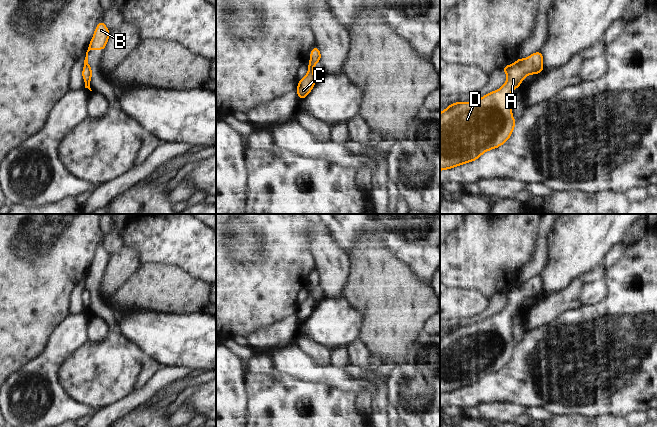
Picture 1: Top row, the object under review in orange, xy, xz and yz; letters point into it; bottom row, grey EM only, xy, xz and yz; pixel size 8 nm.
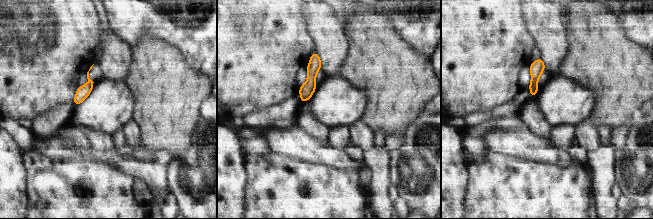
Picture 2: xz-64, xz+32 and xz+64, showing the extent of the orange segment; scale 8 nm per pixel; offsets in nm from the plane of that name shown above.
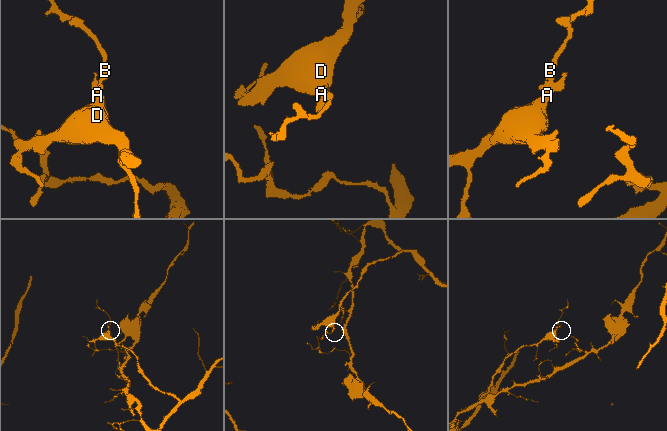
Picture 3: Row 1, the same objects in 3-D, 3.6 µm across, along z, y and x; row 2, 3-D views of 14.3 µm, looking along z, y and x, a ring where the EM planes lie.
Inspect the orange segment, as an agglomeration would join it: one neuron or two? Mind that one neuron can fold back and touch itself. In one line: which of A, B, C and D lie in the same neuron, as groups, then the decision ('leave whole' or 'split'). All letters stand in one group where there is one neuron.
A C D / B; split

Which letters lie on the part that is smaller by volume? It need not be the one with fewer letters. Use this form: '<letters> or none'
B.

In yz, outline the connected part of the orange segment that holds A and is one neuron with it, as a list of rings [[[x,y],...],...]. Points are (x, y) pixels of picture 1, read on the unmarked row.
[[[541,274],[528,280],[522,288],[505,289],[501,293],[507,298],[505,308],[496,315],[489,316],[473,326],[455,326],[448,329],[440,337],[440,395],[451,393],[462,388],[477,384],[488,374],[493,374],[507,366],[514,354],[516,344],[513,342],[511,333],[511,315],[520,312],[524,301],[531,298],[540,298],[543,293],[543,278]]]

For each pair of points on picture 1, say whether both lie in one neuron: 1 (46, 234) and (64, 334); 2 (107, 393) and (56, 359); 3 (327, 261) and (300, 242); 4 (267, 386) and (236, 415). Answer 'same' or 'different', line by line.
1: different
2: different
3: different
4: different

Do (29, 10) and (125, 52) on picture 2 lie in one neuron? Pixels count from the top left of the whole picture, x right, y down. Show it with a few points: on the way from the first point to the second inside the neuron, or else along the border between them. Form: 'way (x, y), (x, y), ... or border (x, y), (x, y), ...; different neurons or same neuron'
border (102, 30), (102, 38), (99, 44); different neurons

